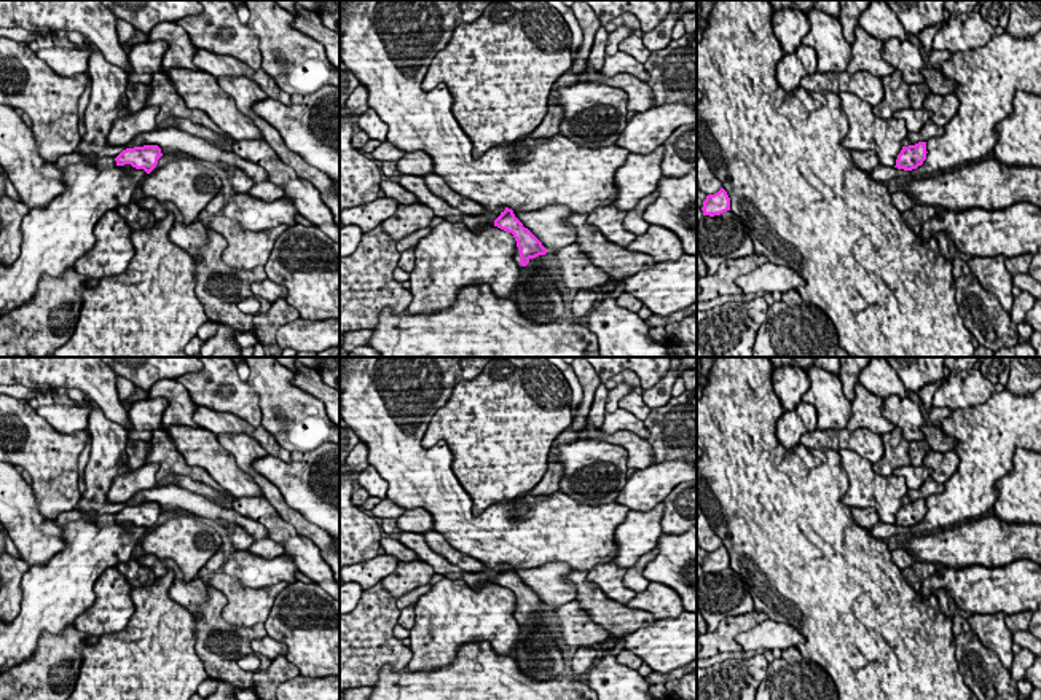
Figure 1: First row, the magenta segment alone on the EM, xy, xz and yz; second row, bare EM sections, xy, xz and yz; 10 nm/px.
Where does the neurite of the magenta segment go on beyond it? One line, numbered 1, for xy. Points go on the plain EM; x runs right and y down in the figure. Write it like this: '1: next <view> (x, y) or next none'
1: next none

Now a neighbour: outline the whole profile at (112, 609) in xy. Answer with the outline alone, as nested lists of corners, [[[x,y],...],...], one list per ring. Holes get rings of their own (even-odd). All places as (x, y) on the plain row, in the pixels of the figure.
[[[116,568],[105,569],[94,584],[94,604],[75,619],[75,628],[97,638],[126,628],[134,614],[131,590]]]

